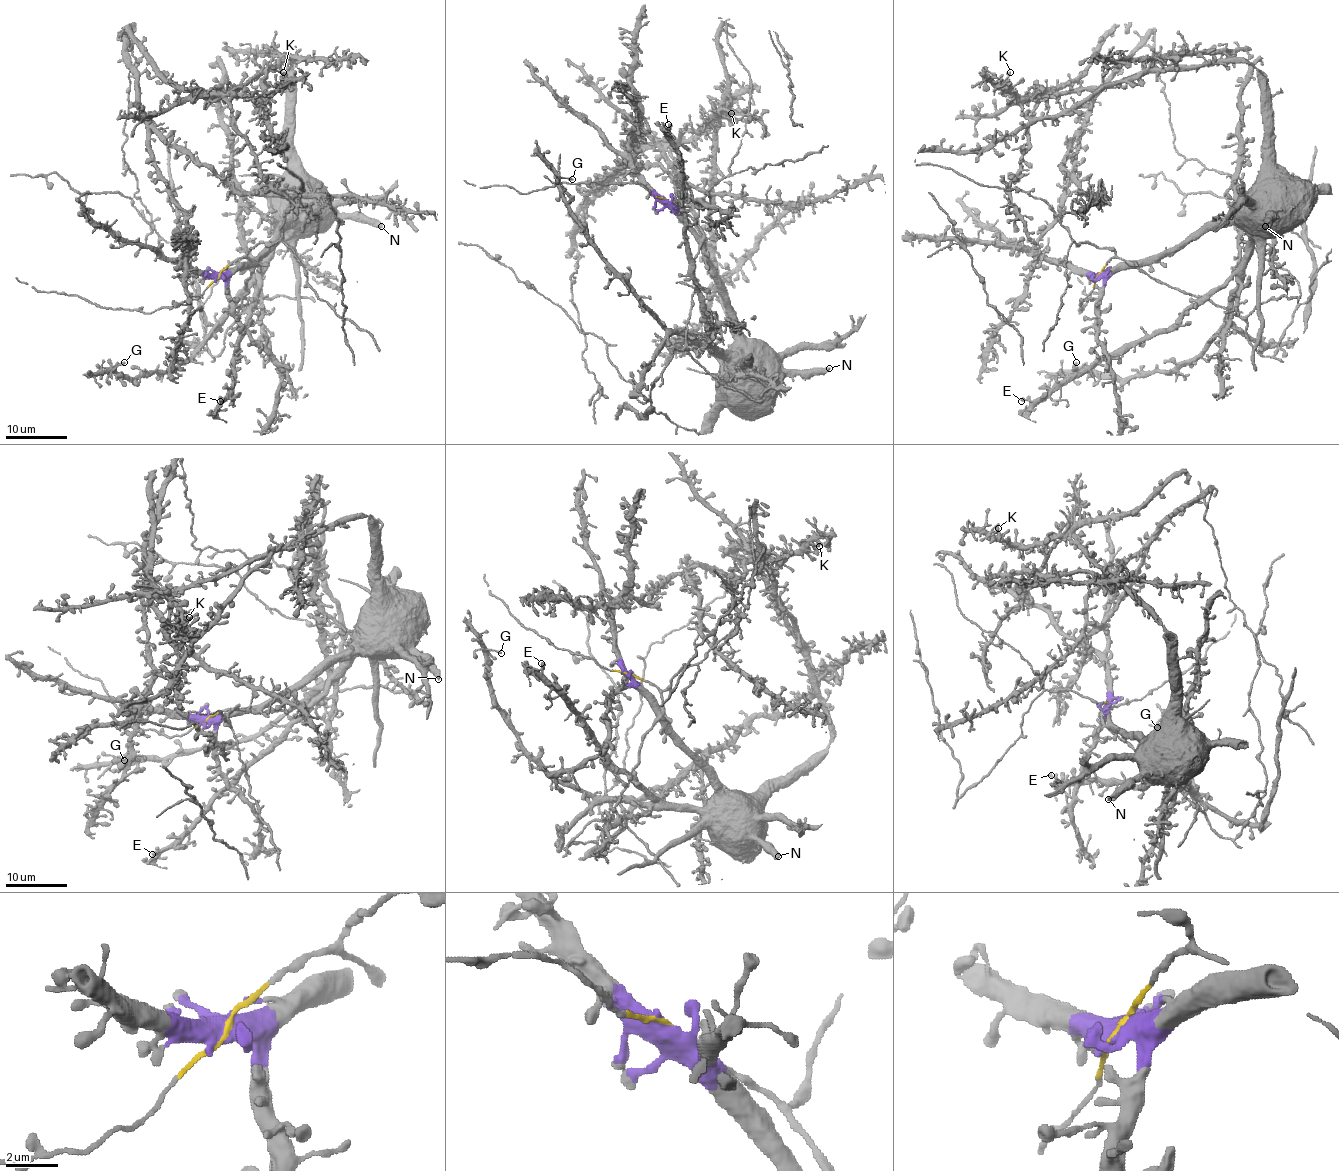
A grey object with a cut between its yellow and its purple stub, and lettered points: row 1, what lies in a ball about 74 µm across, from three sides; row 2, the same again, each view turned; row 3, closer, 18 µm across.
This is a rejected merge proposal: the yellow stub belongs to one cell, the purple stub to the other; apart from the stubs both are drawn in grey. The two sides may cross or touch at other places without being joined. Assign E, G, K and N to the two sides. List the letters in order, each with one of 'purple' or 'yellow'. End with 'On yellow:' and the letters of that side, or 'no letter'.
E: purple
G: purple
K: yellow
N: purple
On yellow: K

